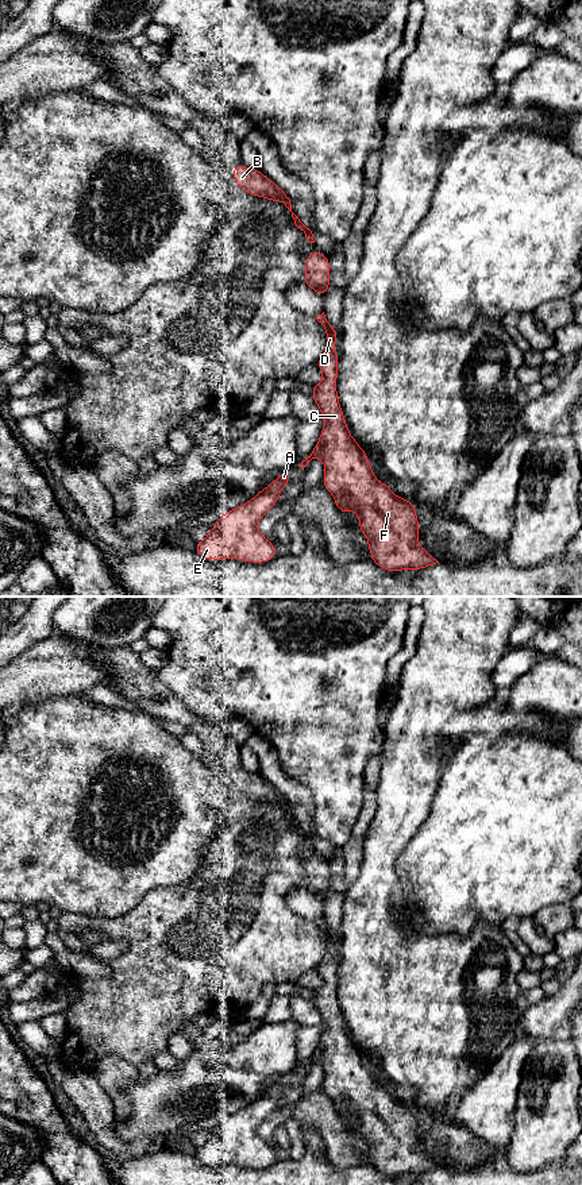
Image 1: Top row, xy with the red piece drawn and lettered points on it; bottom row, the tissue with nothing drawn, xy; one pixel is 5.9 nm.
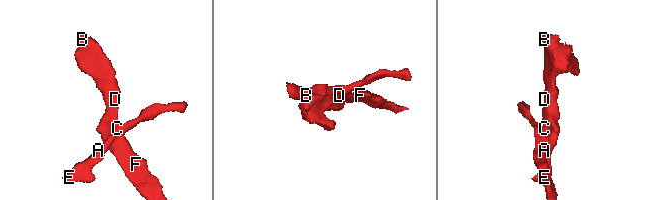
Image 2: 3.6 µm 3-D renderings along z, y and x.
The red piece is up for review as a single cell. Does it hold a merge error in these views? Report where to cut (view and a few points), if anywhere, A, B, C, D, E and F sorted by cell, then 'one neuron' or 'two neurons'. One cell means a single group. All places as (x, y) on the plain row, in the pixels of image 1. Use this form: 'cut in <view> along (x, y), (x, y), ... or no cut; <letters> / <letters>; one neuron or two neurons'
cut in xy along (316, 1049), (318, 1061); A E / B C D F; two neurons

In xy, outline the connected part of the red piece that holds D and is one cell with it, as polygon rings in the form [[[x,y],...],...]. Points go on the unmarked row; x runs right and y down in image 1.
[[[324,916],[316,920],[327,937],[327,952],[316,966],[323,979],[320,988],[312,989],[312,1004],[317,1008],[324,1023],[324,1032],[317,1046],[317,1062],[324,1068],[323,1091],[332,1099],[340,1118],[350,1113],[359,1123],[359,1135],[365,1138],[370,1153],[371,1166],[381,1173],[397,1177],[402,1174],[421,1174],[439,1167],[419,1147],[419,1124],[415,1108],[397,1101],[389,1089],[379,1086],[367,1065],[367,1058],[359,1051],[347,1034],[336,996],[339,961],[335,957],[338,935],[329,929]]]

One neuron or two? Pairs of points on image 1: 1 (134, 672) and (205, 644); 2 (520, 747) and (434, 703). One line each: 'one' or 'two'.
1: two
2: two

